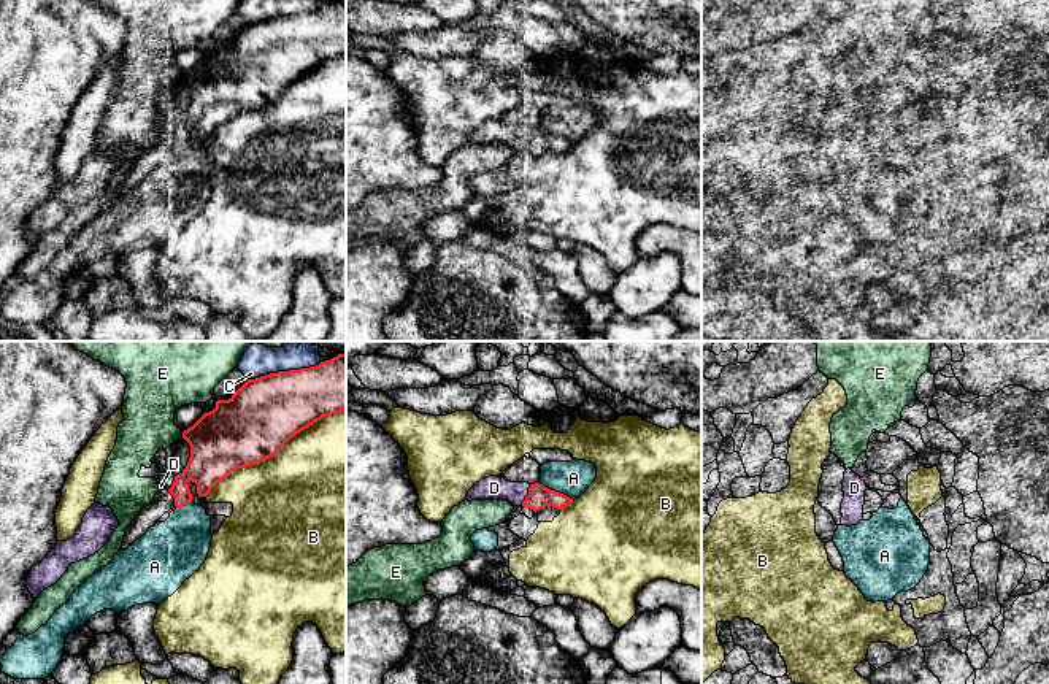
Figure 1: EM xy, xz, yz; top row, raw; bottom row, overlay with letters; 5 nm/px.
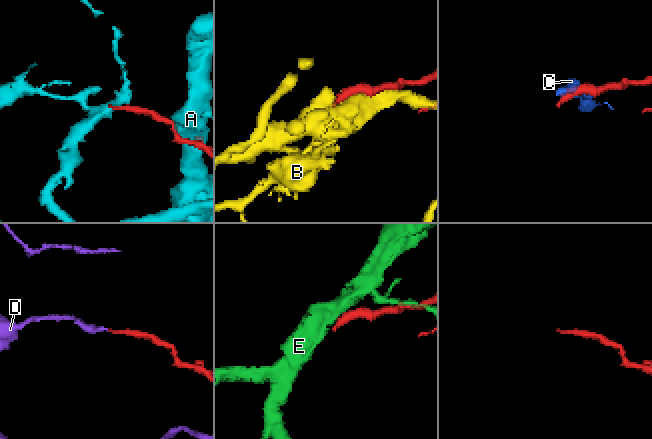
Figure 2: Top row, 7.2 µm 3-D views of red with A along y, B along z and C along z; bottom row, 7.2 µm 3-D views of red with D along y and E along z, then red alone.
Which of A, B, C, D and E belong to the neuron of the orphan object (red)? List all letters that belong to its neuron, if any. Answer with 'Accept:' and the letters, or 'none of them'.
Accept: D

